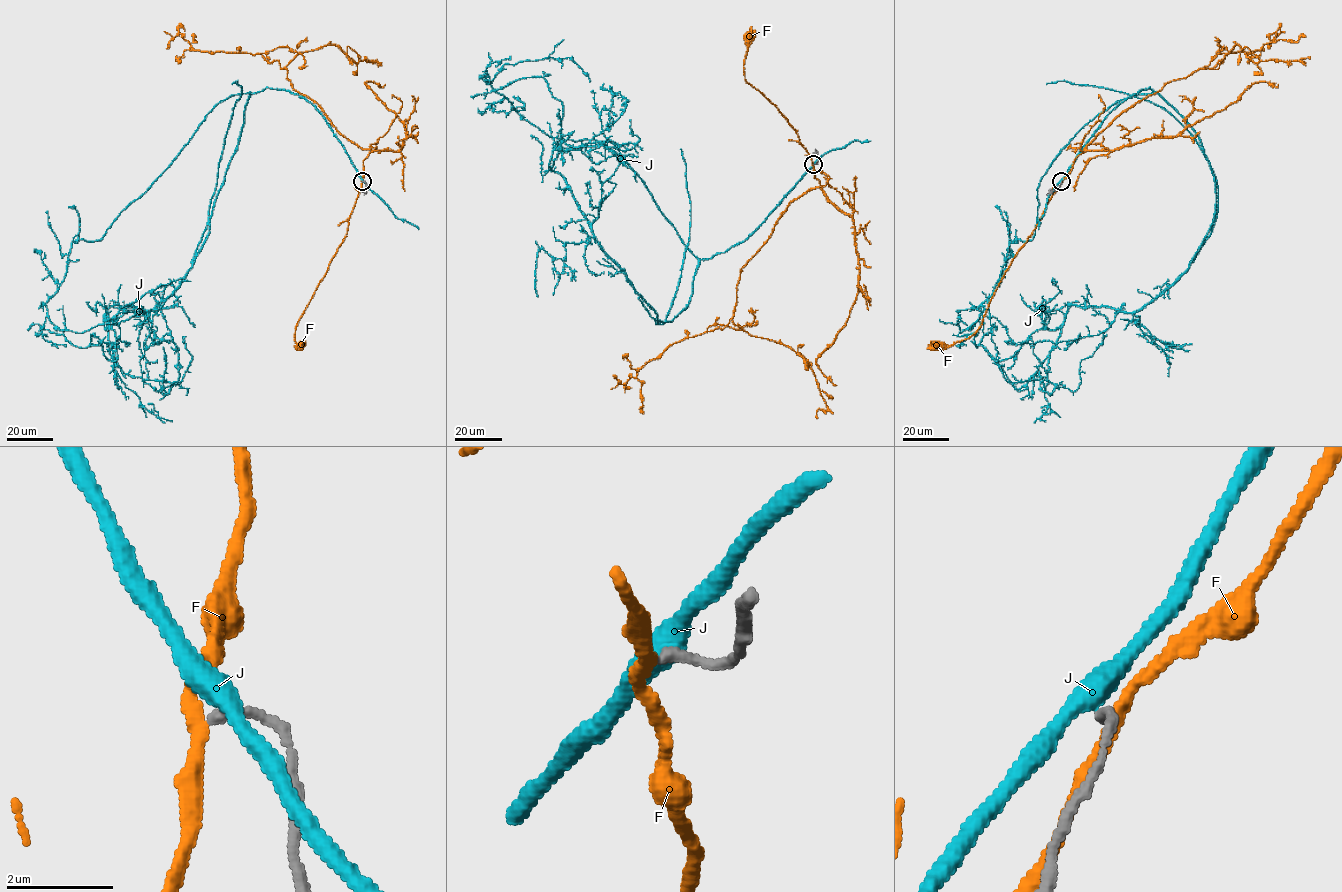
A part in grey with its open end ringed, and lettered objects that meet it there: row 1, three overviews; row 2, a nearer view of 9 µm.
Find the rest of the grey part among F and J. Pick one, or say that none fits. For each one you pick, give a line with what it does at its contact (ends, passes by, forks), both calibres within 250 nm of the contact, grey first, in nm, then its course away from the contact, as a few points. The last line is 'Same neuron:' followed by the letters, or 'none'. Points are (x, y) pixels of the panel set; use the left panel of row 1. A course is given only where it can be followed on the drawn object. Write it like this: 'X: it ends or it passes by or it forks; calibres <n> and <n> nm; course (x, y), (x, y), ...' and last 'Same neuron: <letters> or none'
Same neuron: none

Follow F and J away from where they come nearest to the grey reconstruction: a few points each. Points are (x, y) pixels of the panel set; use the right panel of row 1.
F: (1062, 181), (999, 283), (980, 327), (966, 339), (937, 346)
J: (1061, 181), (1149, 87), (1197, 135), (1214, 217), (1147, 304), (1071, 305), (1039, 379), (1003, 376), (982, 291)

